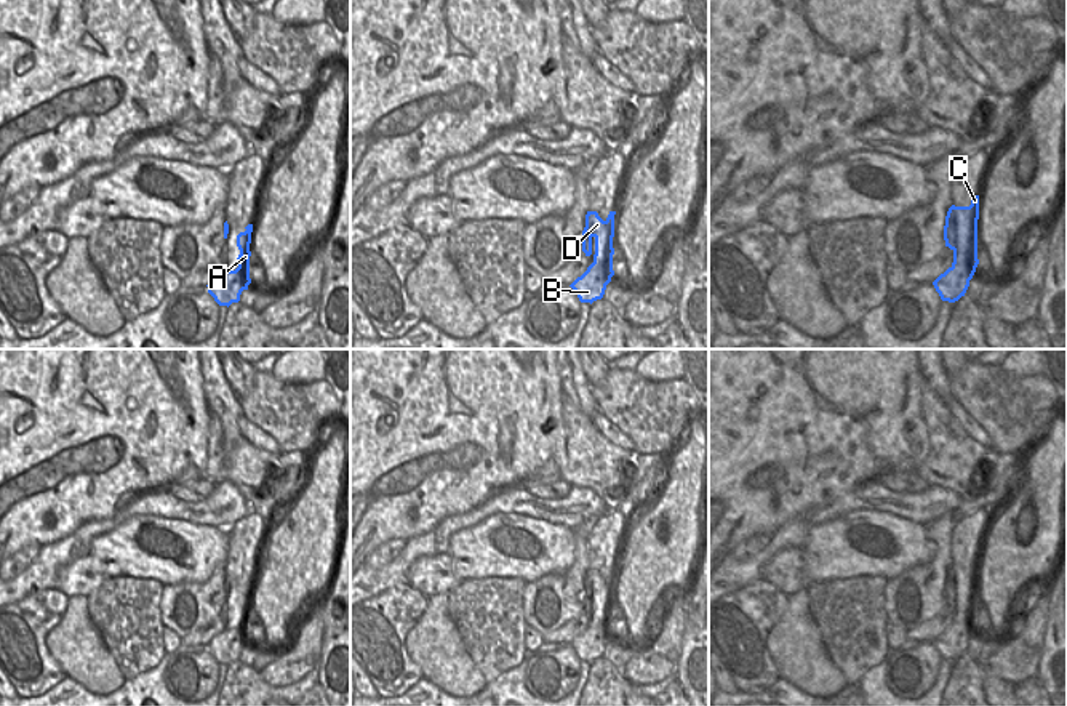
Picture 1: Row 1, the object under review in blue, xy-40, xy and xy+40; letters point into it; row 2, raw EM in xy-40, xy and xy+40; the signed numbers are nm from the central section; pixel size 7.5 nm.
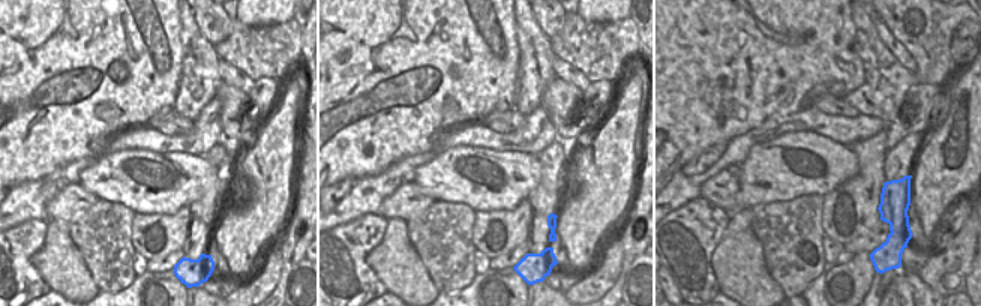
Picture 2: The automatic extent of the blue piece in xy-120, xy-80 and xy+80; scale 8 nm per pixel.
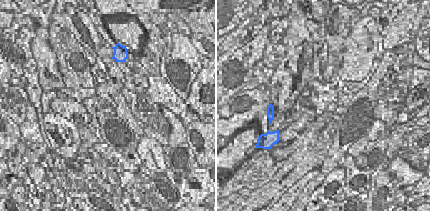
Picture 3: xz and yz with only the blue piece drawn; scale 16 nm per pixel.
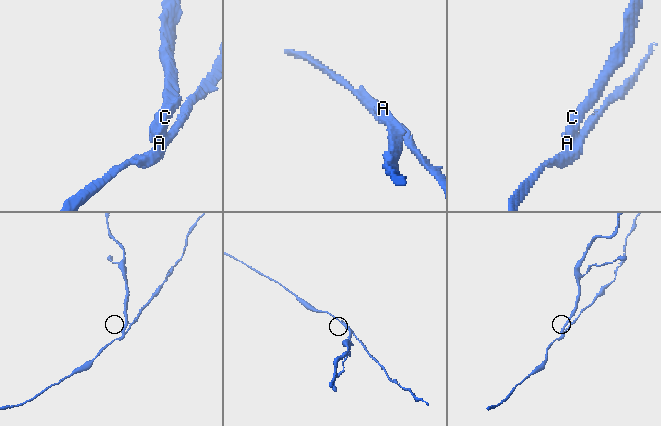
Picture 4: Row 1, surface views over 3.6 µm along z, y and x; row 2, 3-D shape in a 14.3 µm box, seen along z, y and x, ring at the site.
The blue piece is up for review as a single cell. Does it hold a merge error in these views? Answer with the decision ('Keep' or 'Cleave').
Cleave

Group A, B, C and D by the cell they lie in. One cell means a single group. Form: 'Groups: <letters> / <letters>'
Groups: A C D / B

